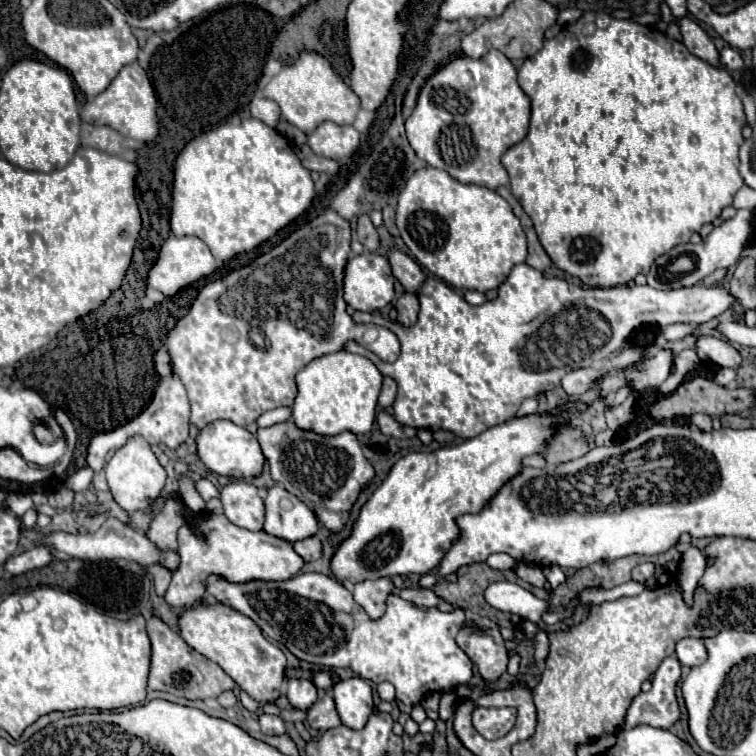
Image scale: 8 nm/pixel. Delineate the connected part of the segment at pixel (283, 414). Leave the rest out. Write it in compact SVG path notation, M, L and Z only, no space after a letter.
M275 408L275 410L261 414L257 424L259 424L259 428L267 428L267 426L273 426L273 424L279 424L279 422L287 422L291 416L293 416L291 408Z

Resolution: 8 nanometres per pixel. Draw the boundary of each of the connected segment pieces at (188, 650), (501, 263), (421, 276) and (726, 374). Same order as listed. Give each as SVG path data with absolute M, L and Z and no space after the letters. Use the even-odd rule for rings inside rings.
M157 616L147 620L147 634L151 640L151 672L149 672L149 688L171 692L175 696L185 696L189 700L205 700L217 698L223 690L233 690L235 682L223 672L221 666L207 660L199 652L195 652L177 632L173 632L165 622Z
M421 168L407 180L399 192L395 220L417 262L459 290L495 290L511 268L527 258L525 232L511 206L495 190L461 184L439 168Z
M391 250L389 252L389 262L391 262L391 268L393 268L393 274L397 276L397 280L403 284L403 288L407 292L413 292L417 294L417 290L425 284L427 276L425 272L421 270L421 266L409 258L407 254L399 252L399 250Z
M721 368L721 370L715 374L715 382L717 382L719 386L729 386L729 384L735 382L735 378L737 378L737 374L735 374L735 370L731 370L731 368Z

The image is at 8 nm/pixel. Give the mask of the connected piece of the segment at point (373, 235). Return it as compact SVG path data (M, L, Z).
M361 216L361 218L359 218L357 236L359 236L359 242L361 242L369 252L375 252L375 250L379 248L379 234L377 234L375 226L371 224L369 216Z

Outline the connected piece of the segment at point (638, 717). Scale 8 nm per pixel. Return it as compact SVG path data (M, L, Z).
M675 656L665 658L653 676L653 688L649 692L641 692L631 702L625 716L625 728L633 728L637 724L671 728L675 722L679 722L681 710L675 696L679 678L681 678L679 660Z

